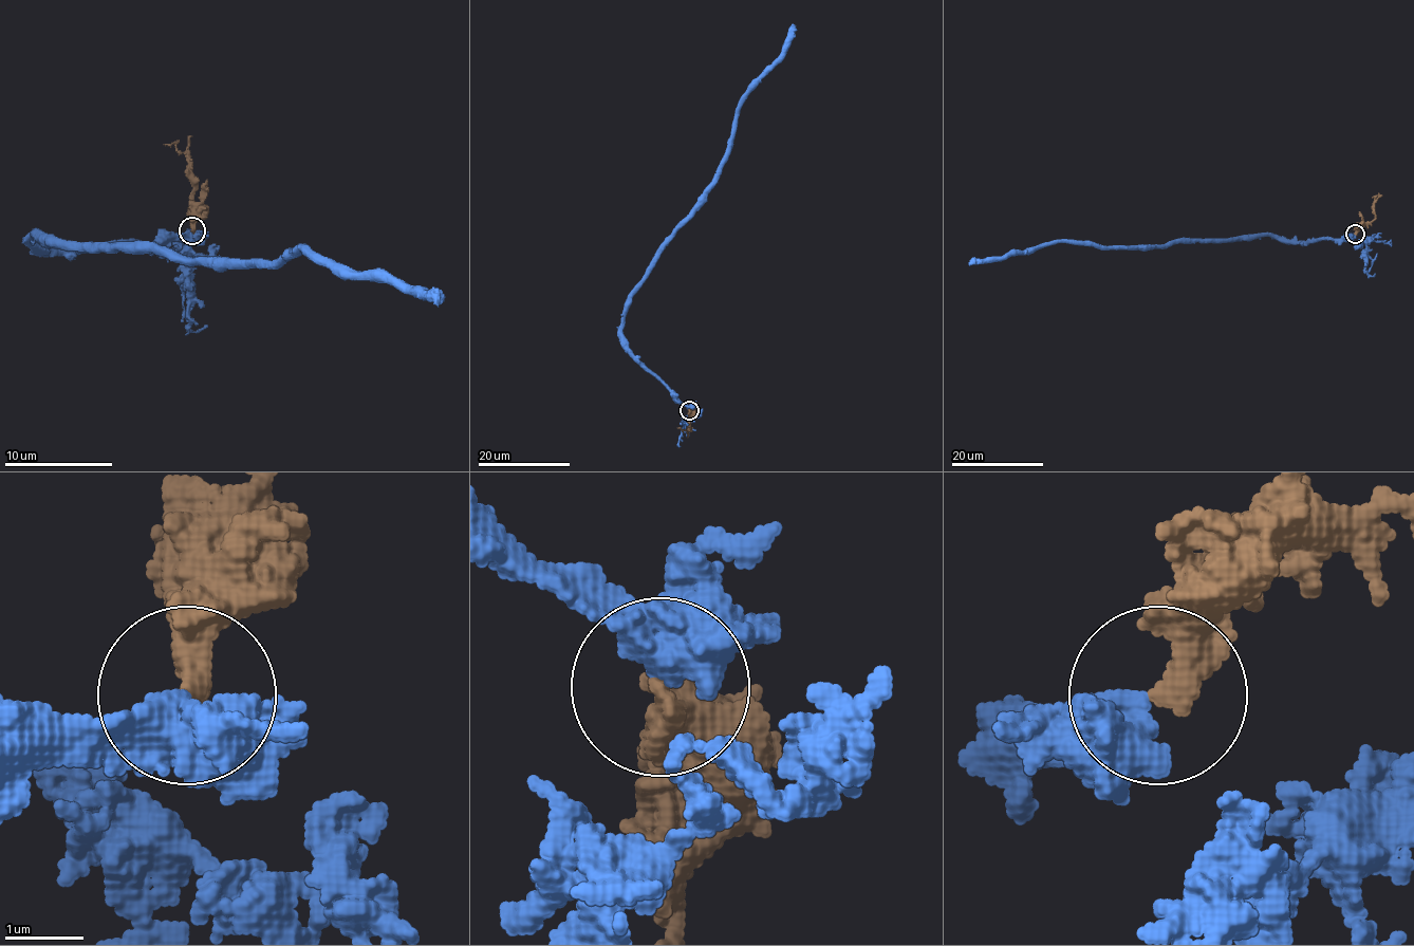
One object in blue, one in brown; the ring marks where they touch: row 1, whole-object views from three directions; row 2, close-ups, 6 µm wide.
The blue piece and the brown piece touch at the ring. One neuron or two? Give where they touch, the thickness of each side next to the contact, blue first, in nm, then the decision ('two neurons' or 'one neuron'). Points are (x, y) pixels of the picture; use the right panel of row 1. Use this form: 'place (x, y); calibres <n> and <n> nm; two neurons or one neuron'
place (1355, 234); calibres 550 and 400 nm; one neuron

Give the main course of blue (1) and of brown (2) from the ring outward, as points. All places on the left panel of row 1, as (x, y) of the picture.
1: (192, 232), (74, 251), (33, 239), (215, 261), (303, 251), (382, 272), (439, 307)
2: (192, 232), (192, 164), (173, 142), (163, 145)

